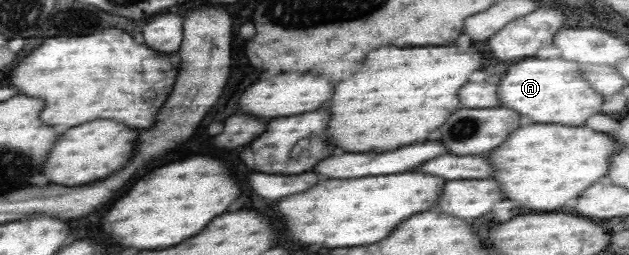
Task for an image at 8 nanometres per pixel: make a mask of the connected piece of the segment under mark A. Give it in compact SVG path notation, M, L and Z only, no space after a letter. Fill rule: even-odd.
M562 57L526 58L508 67L508 71L500 81L500 95L504 95L504 107L530 117L530 121L536 121L536 123L583 126L588 117L600 111L602 97L582 79L576 63Z

